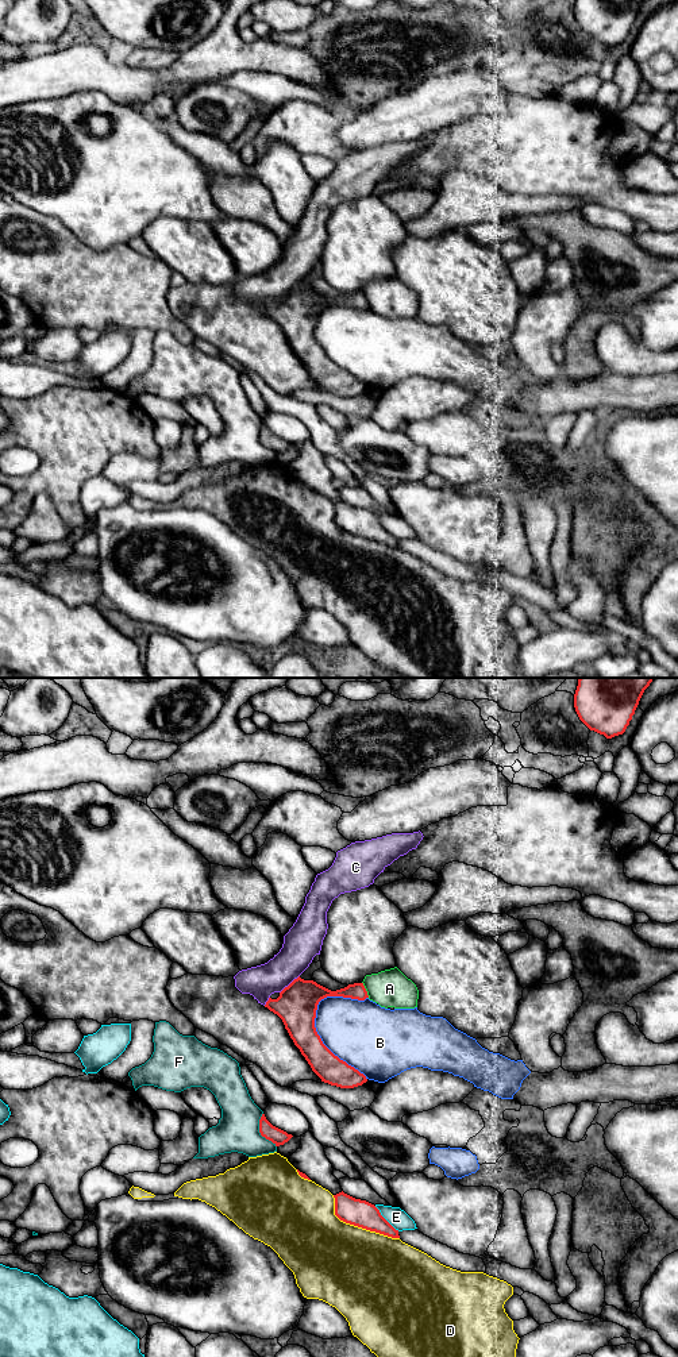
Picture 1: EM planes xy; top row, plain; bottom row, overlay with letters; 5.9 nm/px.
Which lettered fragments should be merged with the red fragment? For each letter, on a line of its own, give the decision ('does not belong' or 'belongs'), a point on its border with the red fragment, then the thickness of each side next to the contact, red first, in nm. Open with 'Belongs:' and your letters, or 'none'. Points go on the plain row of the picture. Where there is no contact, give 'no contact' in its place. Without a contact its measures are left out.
Belongs: none
A: does not belong; contact xy (365, 299); calibres 100 and 220 nm
B: does not belong; contact xy (322, 351); calibres 220 and 400 nm
C: does not belong; contact xy (291, 292); calibres 240 and 220 nm
D: does not belong; contact xy (358, 535); calibres 160 and 500 nm
E: does not belong; contact xy (385, 528); calibres 160 and 110 nm
F: does not belong; contact xy (259, 440); calibres 90 and 260 nm

